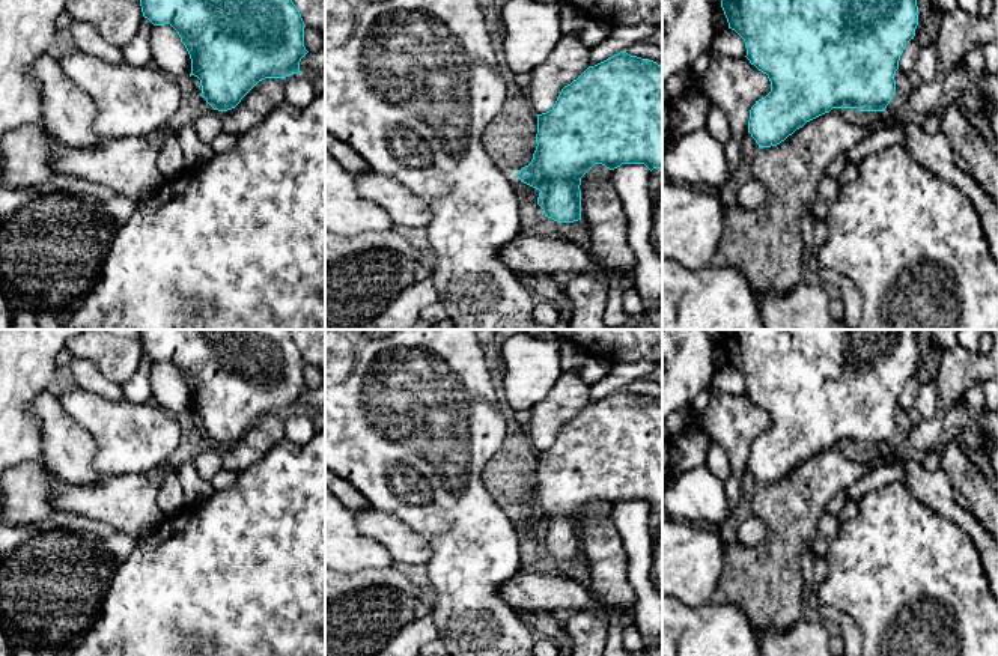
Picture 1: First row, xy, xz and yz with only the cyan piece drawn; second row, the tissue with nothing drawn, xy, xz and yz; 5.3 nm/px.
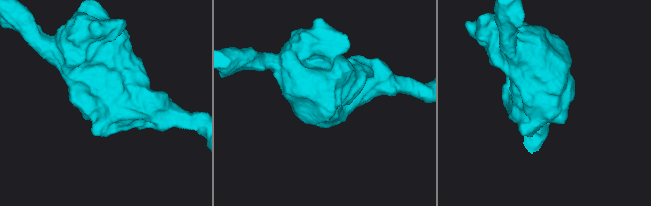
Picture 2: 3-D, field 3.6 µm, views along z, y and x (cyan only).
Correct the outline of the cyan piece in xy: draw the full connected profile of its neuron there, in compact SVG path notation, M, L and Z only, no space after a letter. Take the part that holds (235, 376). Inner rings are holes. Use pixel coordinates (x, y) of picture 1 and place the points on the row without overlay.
M140 330L143 354L154 363L170 361L191 396L191 412L200 417L200 433L218 448L235 445L265 415L298 411L304 384L304 358L289 330Z

